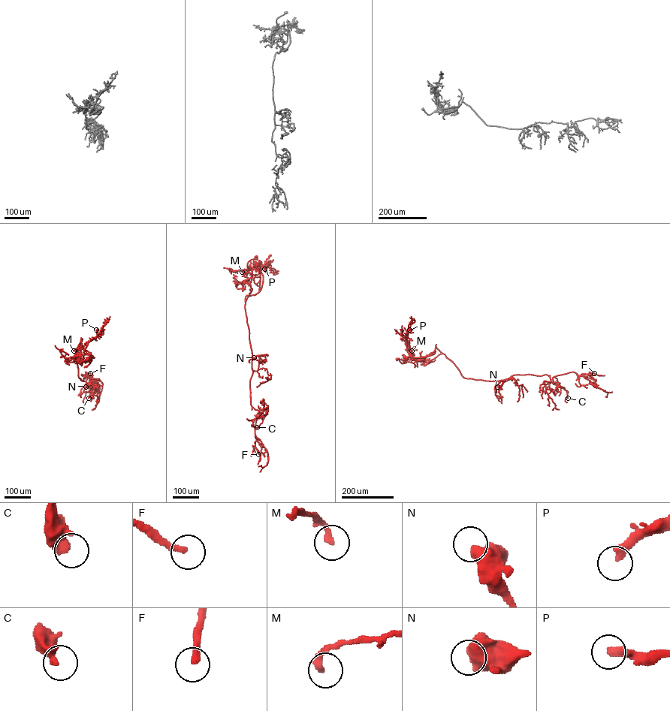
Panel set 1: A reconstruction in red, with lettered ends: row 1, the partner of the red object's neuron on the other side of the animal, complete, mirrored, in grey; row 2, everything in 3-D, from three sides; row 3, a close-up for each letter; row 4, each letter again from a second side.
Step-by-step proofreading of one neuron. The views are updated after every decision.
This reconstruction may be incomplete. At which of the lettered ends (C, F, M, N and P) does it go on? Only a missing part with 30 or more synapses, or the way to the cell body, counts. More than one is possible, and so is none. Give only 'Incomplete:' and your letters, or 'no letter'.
Incomplete: no letter

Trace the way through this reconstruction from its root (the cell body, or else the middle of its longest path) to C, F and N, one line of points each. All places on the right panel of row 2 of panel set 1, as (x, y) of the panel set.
C: (396, 360), (431, 355), (436, 344), (464, 378), (546, 375), (568, 398)
F: (396, 360), (431, 355), (436, 344), (466, 378), (546, 375), (552, 382), (570, 372), (594, 373)
N: (396, 360), (404, 363), (409, 354), (414, 357), (431, 355), (436, 344), (464, 378), (498, 381), (497, 387)

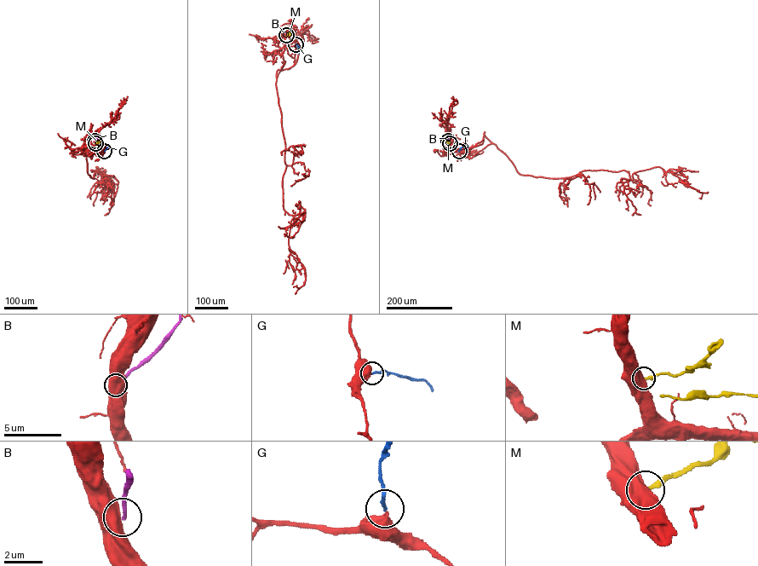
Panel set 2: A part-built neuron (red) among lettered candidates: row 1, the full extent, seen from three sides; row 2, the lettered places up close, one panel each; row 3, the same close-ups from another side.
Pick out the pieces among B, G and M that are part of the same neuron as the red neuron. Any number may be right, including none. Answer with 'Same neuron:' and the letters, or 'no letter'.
Same neuron: G

